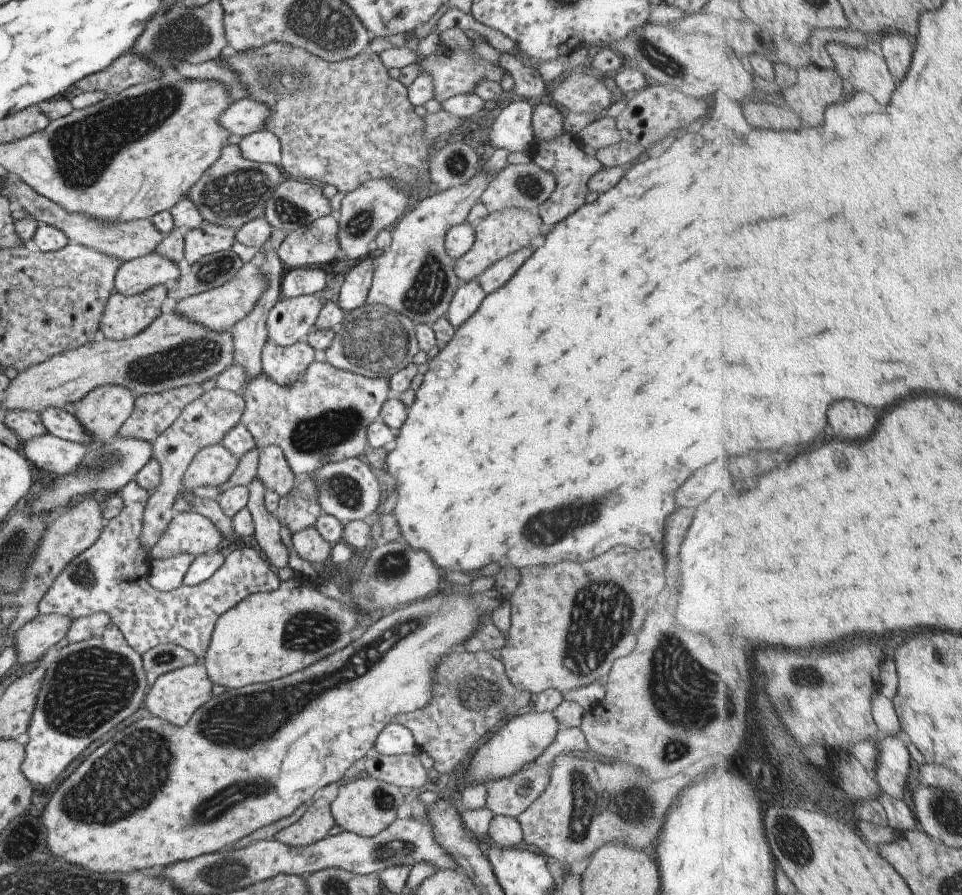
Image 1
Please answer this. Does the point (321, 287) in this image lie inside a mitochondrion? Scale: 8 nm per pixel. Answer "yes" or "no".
no

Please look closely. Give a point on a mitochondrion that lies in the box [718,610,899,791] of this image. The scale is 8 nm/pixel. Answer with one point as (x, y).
(800, 686)

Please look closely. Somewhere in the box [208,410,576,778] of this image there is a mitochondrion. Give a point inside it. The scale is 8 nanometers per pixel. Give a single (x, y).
(458, 678)

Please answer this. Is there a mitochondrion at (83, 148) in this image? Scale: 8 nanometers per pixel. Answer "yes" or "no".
yes

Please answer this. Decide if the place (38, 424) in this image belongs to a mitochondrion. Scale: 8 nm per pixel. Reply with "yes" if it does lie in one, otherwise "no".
no

